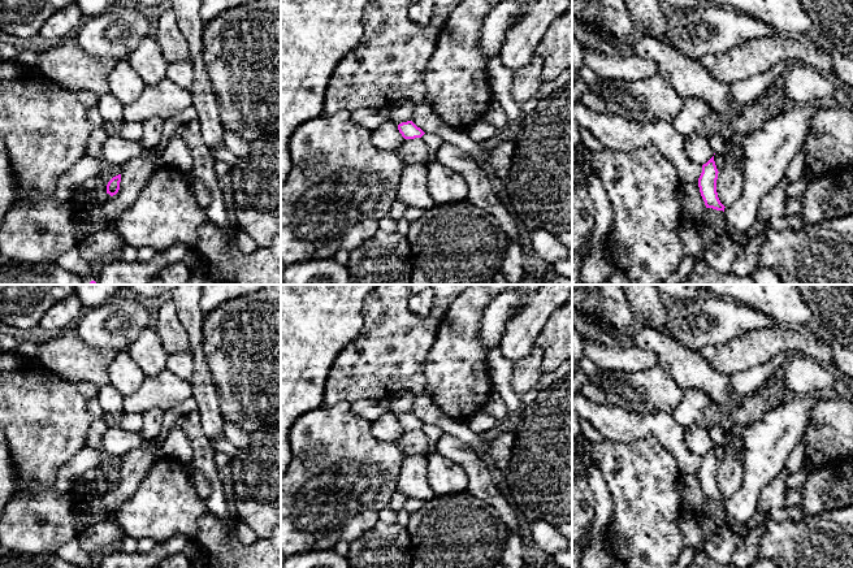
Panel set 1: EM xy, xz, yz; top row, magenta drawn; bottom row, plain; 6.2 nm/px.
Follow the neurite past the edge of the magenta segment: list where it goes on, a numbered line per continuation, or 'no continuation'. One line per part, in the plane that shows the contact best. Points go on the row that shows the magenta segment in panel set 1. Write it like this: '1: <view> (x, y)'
no continuation

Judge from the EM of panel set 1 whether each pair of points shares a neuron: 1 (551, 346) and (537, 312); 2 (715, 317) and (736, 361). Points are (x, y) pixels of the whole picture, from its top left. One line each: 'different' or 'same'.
1: different
2: different

